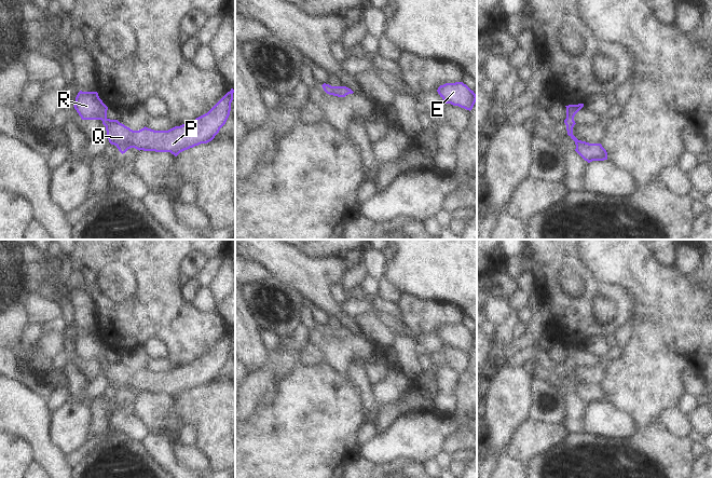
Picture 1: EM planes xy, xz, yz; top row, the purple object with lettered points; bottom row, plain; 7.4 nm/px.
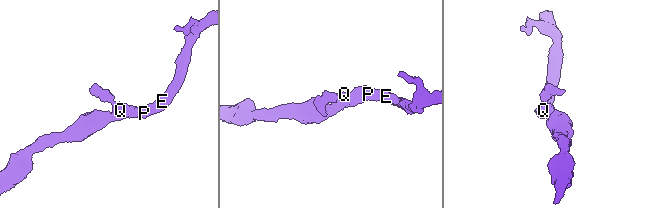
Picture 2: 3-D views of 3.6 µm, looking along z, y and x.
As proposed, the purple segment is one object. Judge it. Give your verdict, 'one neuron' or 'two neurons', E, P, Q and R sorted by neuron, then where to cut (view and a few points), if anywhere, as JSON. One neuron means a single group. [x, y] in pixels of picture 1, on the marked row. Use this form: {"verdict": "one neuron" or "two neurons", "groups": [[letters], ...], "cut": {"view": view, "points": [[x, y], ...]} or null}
{"verdict": "one neuron", "groups": [["E", "P", "Q", "R"]], "cut": null}

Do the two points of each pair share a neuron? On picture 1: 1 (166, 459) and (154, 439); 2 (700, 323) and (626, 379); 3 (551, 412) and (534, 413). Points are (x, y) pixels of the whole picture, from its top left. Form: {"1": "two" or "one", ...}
{"1": "one", "2": "one", "3": "one"}

